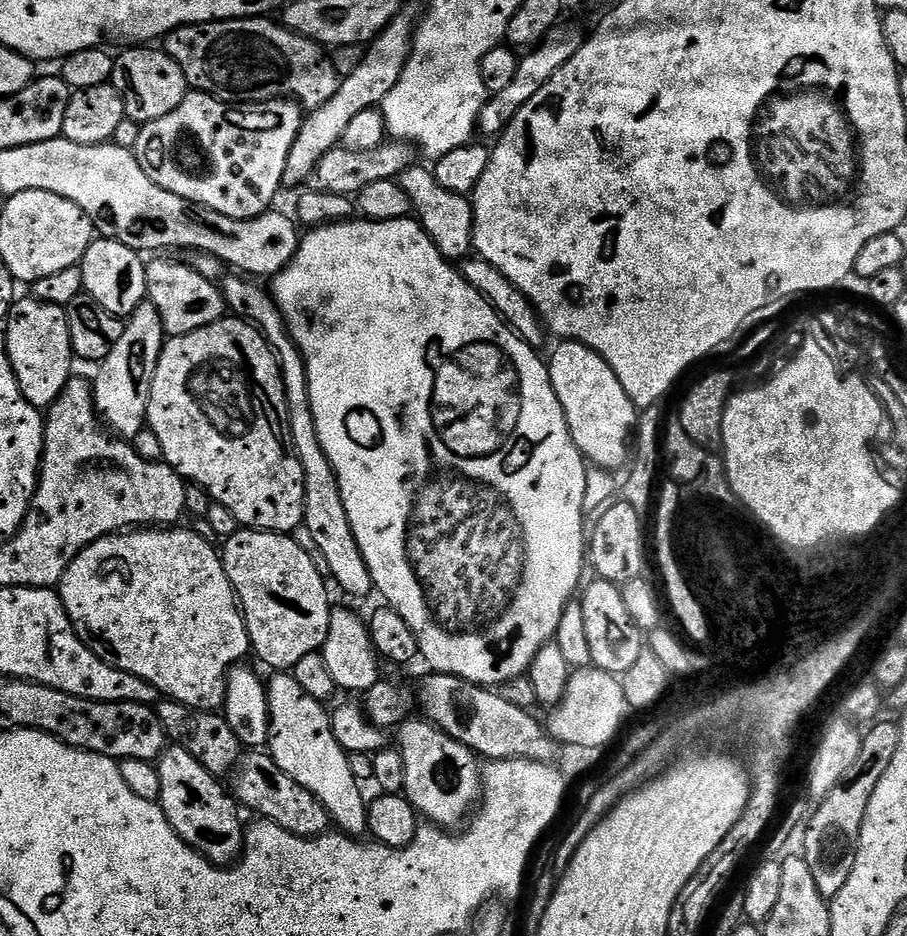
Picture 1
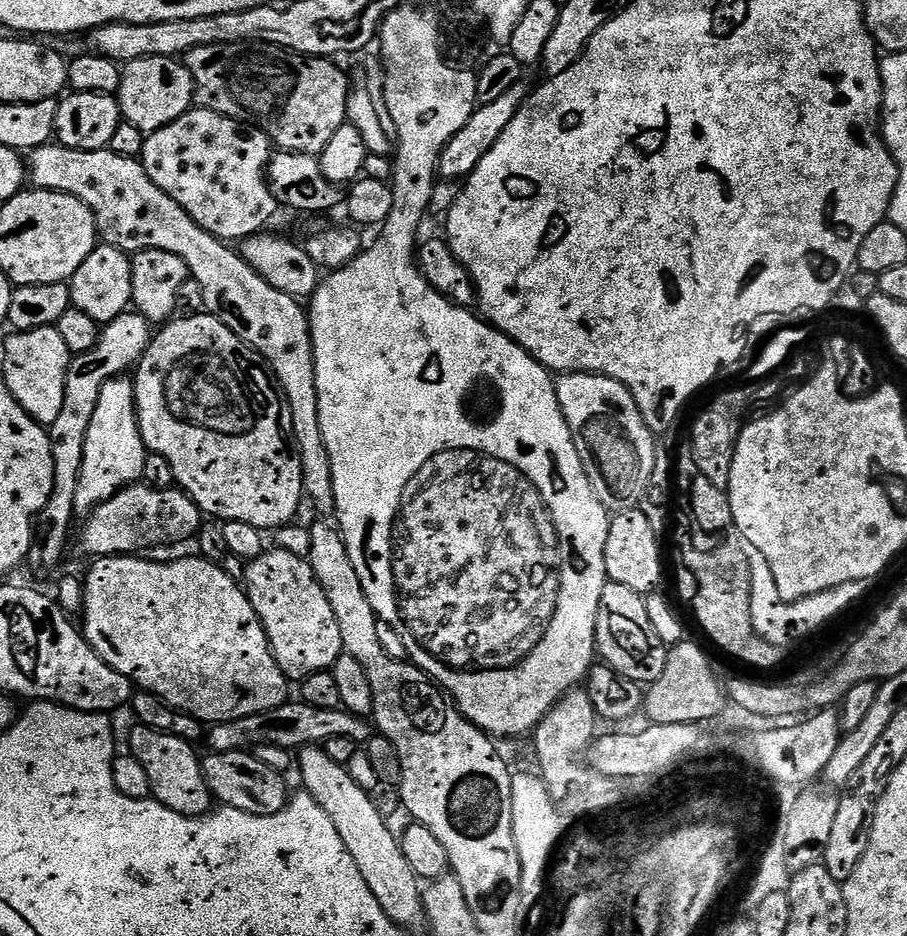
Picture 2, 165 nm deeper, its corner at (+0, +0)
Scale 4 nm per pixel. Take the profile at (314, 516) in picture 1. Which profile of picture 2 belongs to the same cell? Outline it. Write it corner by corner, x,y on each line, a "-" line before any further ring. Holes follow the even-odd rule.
49,142
41,148
31,149
26,160
26,176
33,189
77,196
95,214
96,230
102,237
103,243
129,254
146,250
166,250
170,254
178,254
178,258
186,262
191,279
201,284
200,292
204,295
205,306
208,307
205,309
211,315
217,316
236,336
245,337
256,352
262,353
269,368
275,373
276,380
279,381
291,408
293,436
296,438
298,455
302,462
305,495
309,501
312,500
320,512
319,515
331,515
336,506
332,467
317,416
317,378
313,346
310,342
300,344
300,336
308,338
312,335
310,316
305,309
304,312
300,309
301,301
282,290
274,290
274,286
270,286
270,282
259,276
235,247
229,246
216,236
211,236
205,228
198,226
198,222
194,222
194,218
190,218
190,214
186,214
186,210
182,210
182,206
178,206
178,202
170,198
170,194
162,191
148,177
139,159
114,154
110,150
83,152
67,148
58,142

